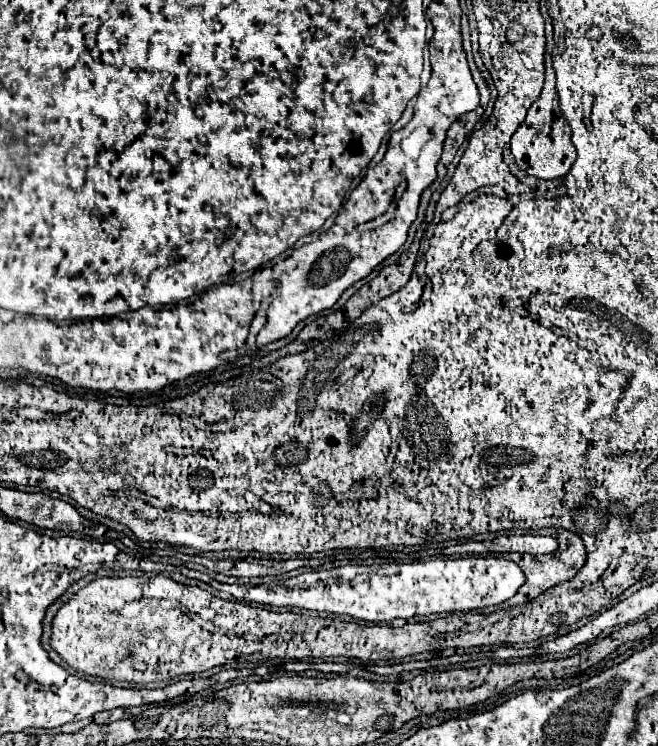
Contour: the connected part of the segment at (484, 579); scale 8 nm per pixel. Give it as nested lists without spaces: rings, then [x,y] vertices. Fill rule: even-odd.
[[[469,556],[469,558],[431,558],[428,561],[412,561],[409,563],[384,563],[379,565],[345,565],[333,570],[303,573],[283,582],[262,585],[243,586],[243,600],[267,604],[277,607],[305,608],[311,612],[331,612],[331,614],[347,614],[355,620],[365,622],[389,622],[395,618],[413,618],[413,616],[431,616],[431,614],[453,614],[453,612],[469,612],[485,606],[495,606],[509,600],[525,582],[521,568],[513,560],[489,556]]]

